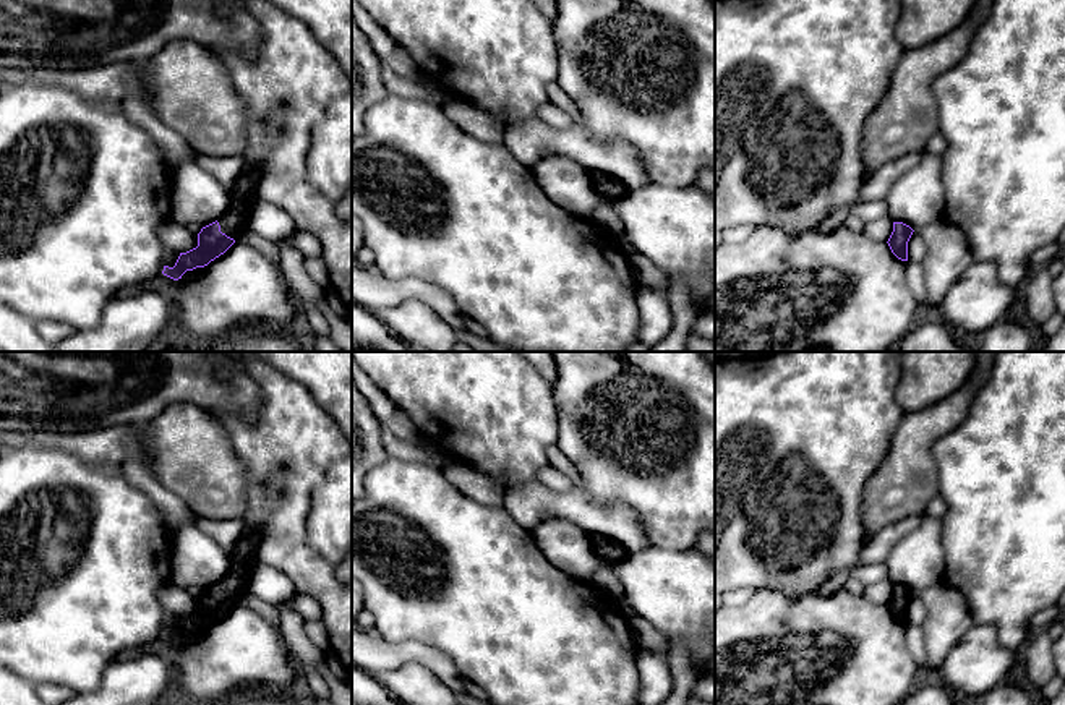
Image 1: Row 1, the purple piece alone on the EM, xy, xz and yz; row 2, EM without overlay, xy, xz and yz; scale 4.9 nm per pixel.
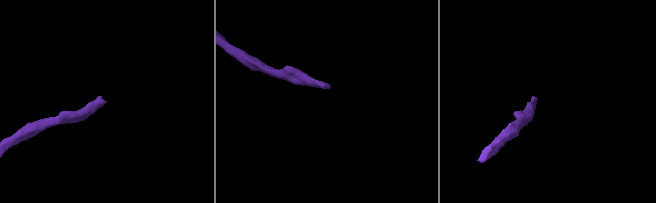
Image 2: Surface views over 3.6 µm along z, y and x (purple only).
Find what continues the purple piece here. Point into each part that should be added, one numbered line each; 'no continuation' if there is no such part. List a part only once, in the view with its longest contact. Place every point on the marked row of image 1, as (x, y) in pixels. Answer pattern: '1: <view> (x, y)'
1: xy (234, 222)

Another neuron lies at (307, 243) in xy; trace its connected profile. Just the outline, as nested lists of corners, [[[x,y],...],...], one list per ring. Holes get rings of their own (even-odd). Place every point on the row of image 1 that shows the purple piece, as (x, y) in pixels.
[[[295,230],[289,238],[279,241],[277,246],[280,246],[284,241],[290,241],[303,258],[305,256],[311,256],[311,258],[323,256],[321,241],[311,232]]]

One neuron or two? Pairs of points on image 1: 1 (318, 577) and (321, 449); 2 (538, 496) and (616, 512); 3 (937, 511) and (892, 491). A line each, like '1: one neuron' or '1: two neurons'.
1: one neuron
2: one neuron
3: two neurons

